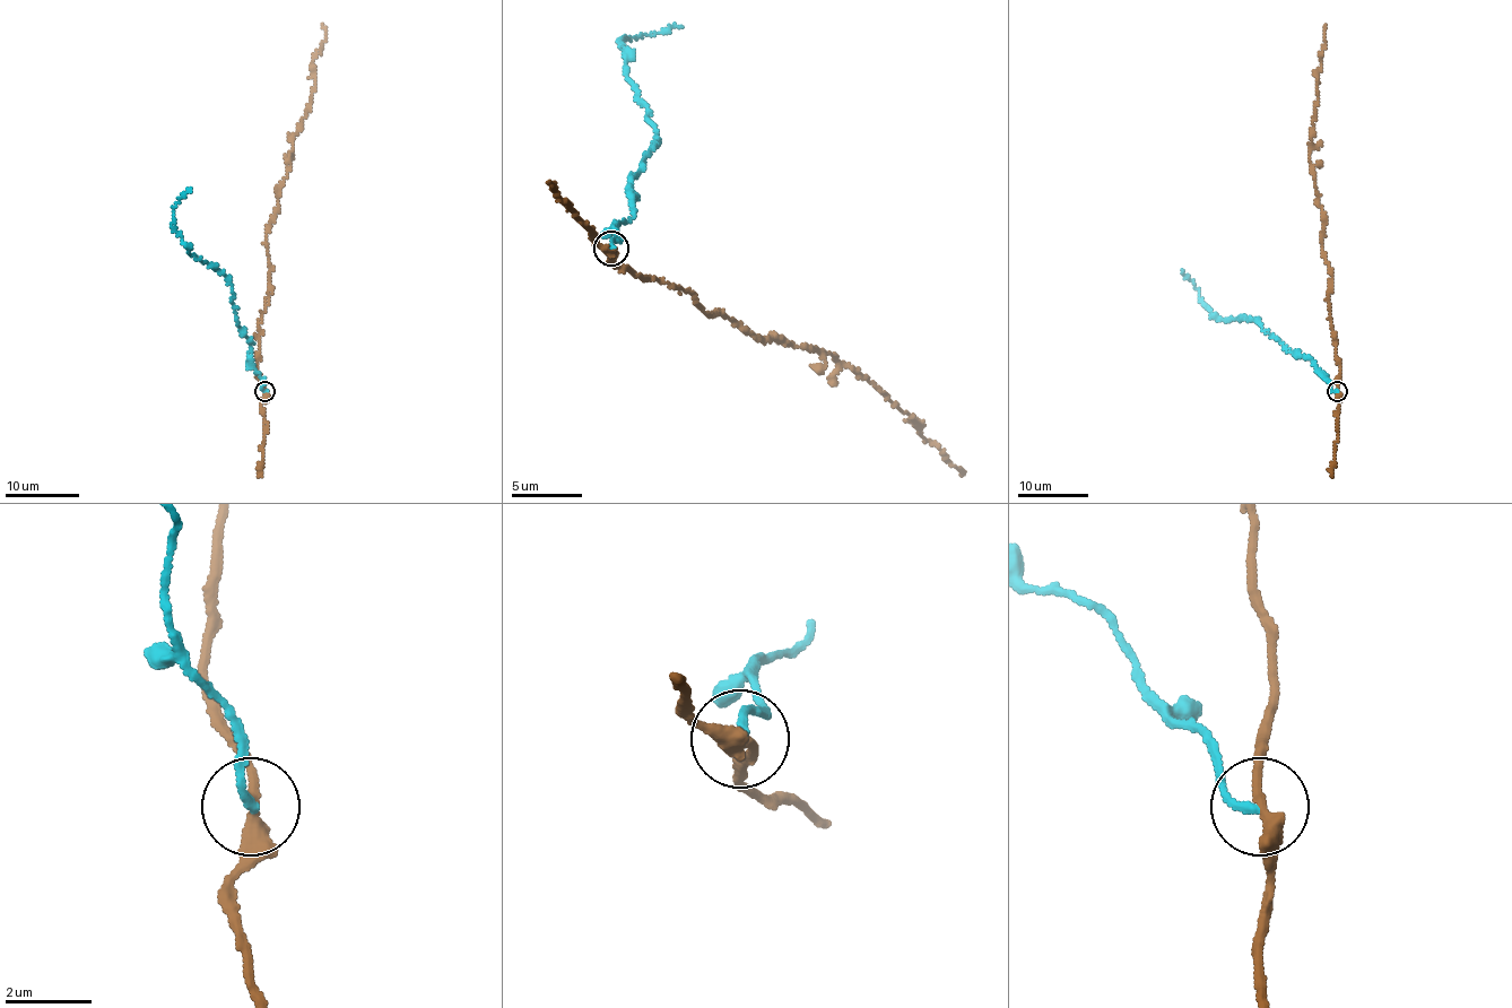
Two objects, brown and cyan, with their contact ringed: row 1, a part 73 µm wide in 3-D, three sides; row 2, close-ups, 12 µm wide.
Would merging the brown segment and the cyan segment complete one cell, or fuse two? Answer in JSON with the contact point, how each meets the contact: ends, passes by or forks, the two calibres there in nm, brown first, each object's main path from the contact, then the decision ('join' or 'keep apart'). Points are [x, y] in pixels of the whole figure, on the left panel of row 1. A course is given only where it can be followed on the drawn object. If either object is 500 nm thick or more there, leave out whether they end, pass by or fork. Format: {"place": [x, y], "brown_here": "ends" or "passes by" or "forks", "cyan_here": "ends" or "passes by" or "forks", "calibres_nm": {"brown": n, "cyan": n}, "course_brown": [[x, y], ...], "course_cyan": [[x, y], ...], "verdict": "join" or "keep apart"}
{"place": [264, 391], "brown_here": "passes by", "cyan_here": "ends", "calibres_nm": {"brown": 320, "cyan": 160}, "course_brown": [[264, 391], [255, 363], [269, 290], [266, 233], [294, 132], [309, 109], [323, 25]], "course_cyan": [[264, 391], [250, 354], [252, 344], [239, 324], [229, 281], [189, 252], [175, 228], [174, 209], [190, 190]], "verdict": "keep apart"}

